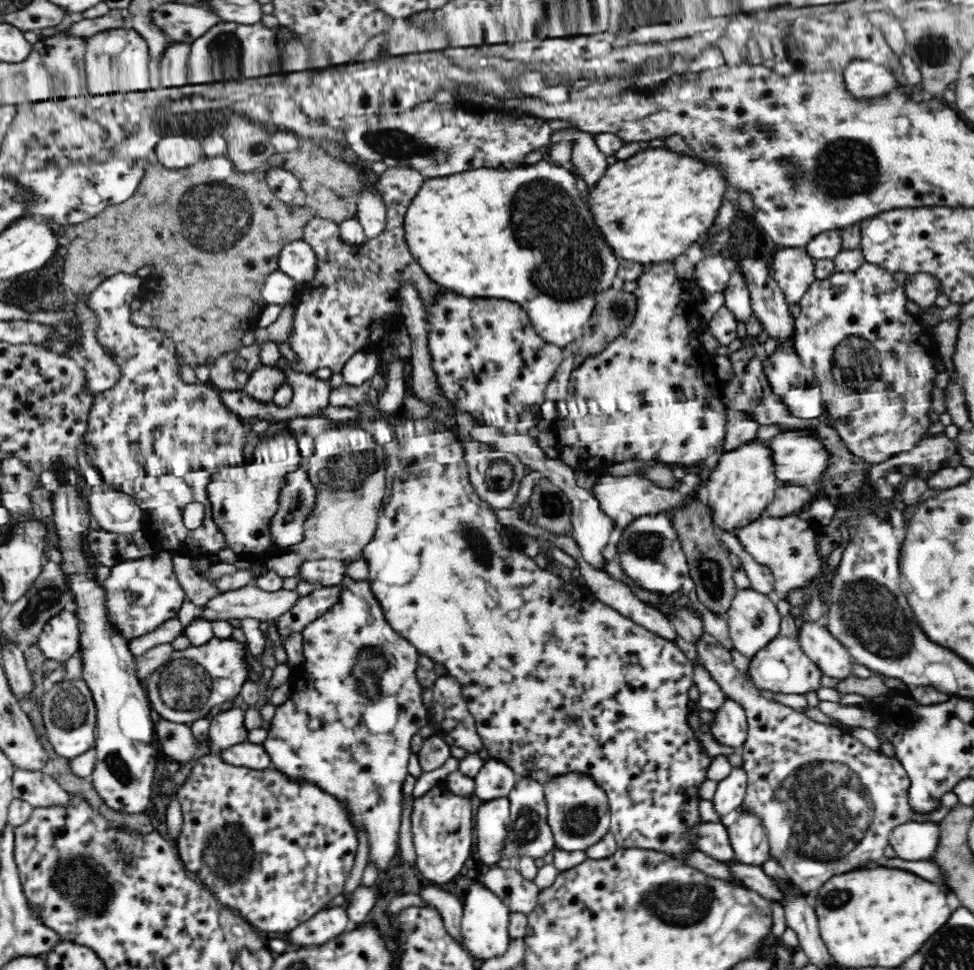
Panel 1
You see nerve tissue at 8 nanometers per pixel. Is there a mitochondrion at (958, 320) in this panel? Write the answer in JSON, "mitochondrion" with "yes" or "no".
{"mitochondrion":"no"}

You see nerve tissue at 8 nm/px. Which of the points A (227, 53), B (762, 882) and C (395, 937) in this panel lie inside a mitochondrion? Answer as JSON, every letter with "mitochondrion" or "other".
{"A":"mitochondrion","B":"other","C":"other"}

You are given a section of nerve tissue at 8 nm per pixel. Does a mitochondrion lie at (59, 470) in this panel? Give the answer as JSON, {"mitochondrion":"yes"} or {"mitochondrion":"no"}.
{"mitochondrion":"no"}

